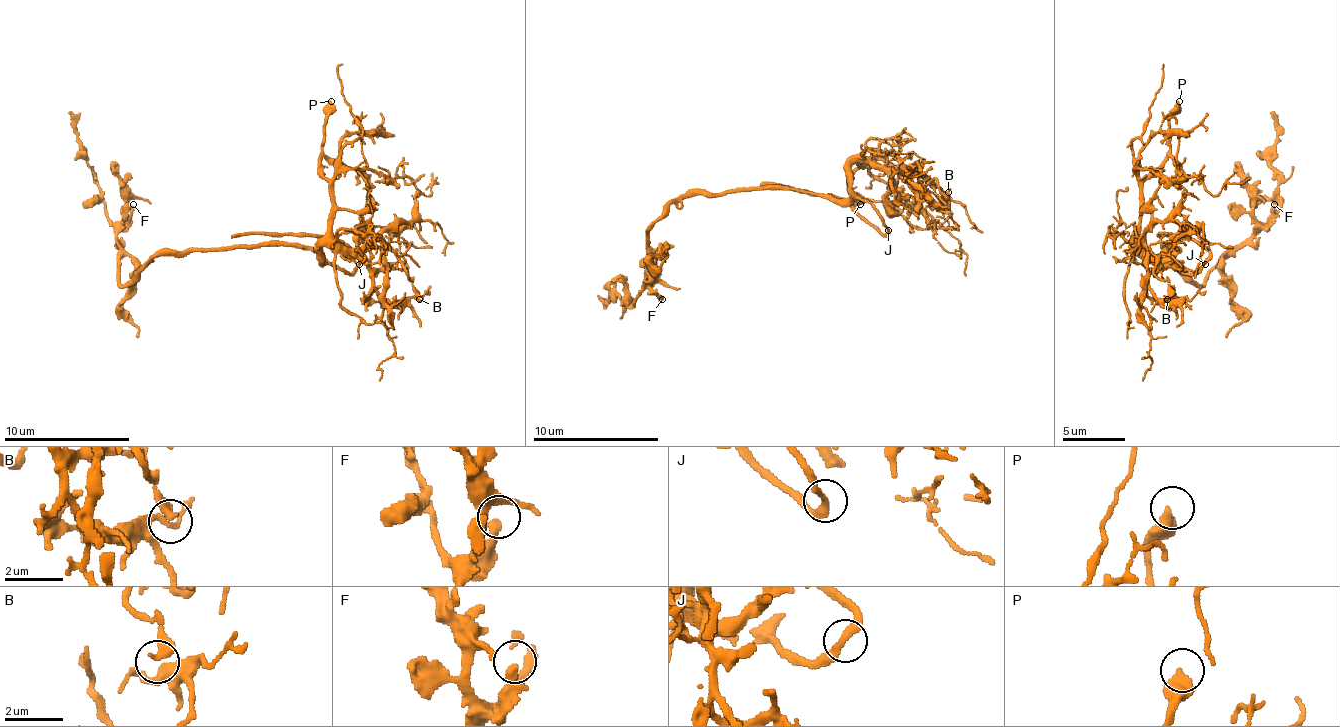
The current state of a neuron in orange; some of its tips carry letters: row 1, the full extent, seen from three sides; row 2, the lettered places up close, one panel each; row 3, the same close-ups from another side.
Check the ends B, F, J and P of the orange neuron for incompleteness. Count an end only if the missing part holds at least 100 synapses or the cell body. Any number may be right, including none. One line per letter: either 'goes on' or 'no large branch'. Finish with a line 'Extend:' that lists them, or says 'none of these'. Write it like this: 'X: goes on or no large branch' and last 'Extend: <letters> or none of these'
B: no large branch
F: no large branch
J: no large branch
P: no large branch
Extend: none of these

